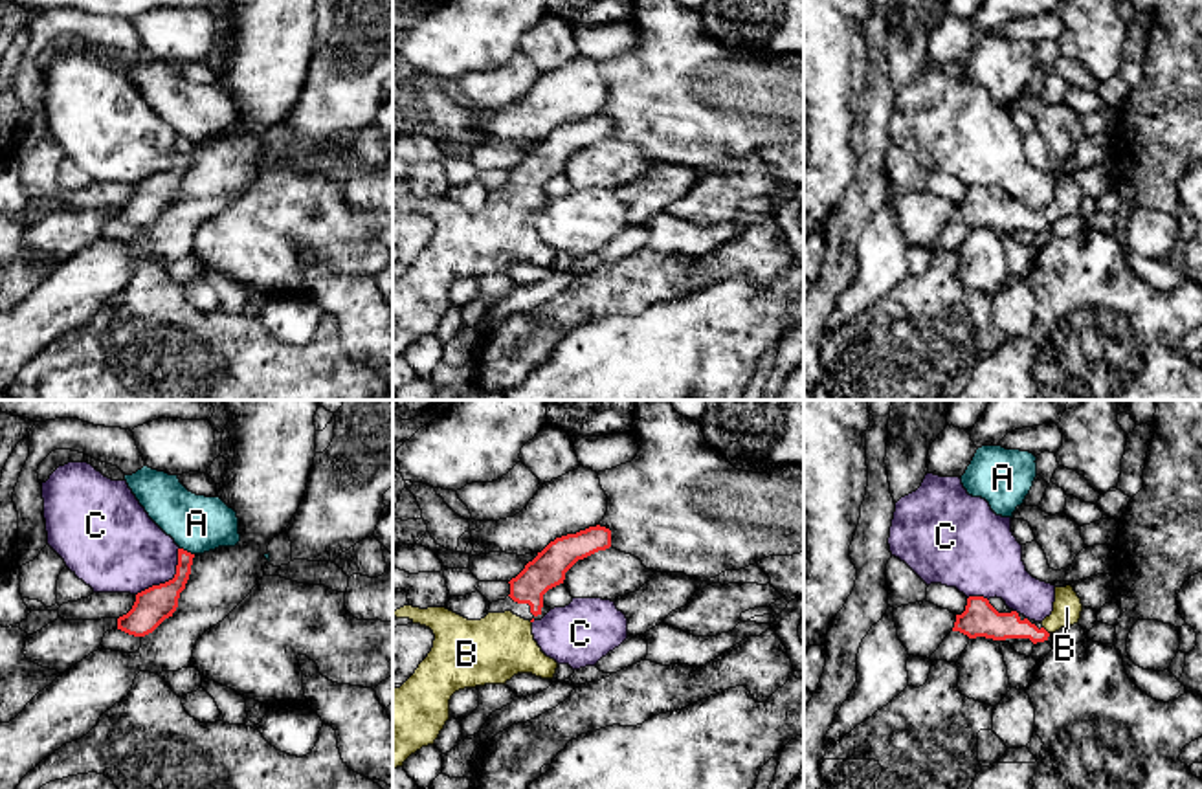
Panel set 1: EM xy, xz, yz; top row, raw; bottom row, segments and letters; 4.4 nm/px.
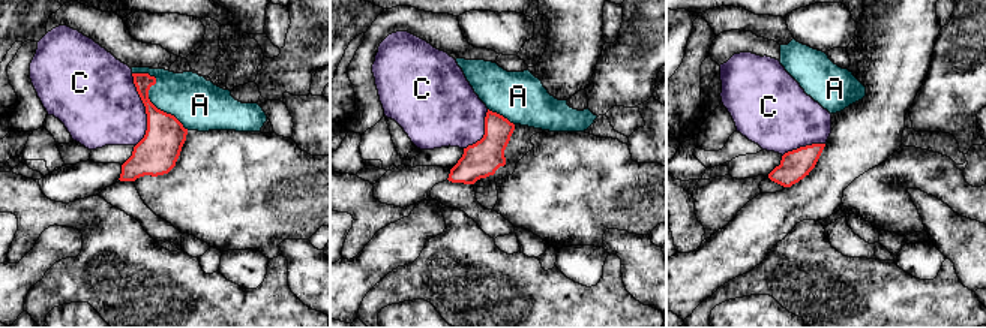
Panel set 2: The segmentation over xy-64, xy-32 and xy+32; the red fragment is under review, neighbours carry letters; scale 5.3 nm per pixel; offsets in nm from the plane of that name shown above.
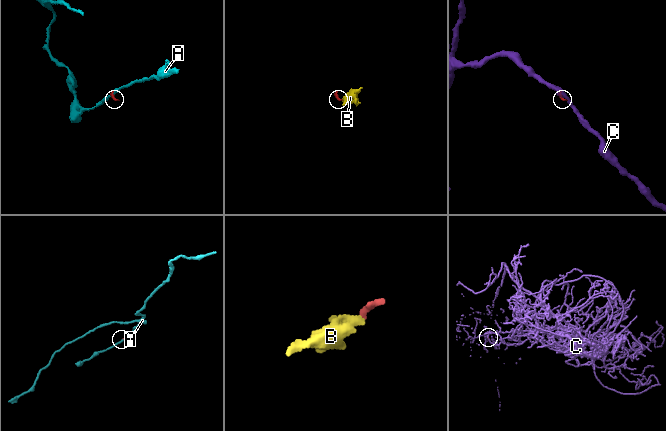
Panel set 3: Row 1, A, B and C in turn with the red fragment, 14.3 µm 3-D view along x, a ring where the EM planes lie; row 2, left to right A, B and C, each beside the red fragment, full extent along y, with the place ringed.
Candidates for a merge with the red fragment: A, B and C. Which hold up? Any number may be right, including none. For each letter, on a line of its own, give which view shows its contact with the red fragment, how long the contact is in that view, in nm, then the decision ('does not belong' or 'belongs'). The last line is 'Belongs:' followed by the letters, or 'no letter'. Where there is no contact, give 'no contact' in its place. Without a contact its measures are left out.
A: contact in xy; length 70 nm; does not belong
B: contact in yz; length 50 nm; belongs
C: contact in xy; length 280 nm; does not belong
Belongs: B

